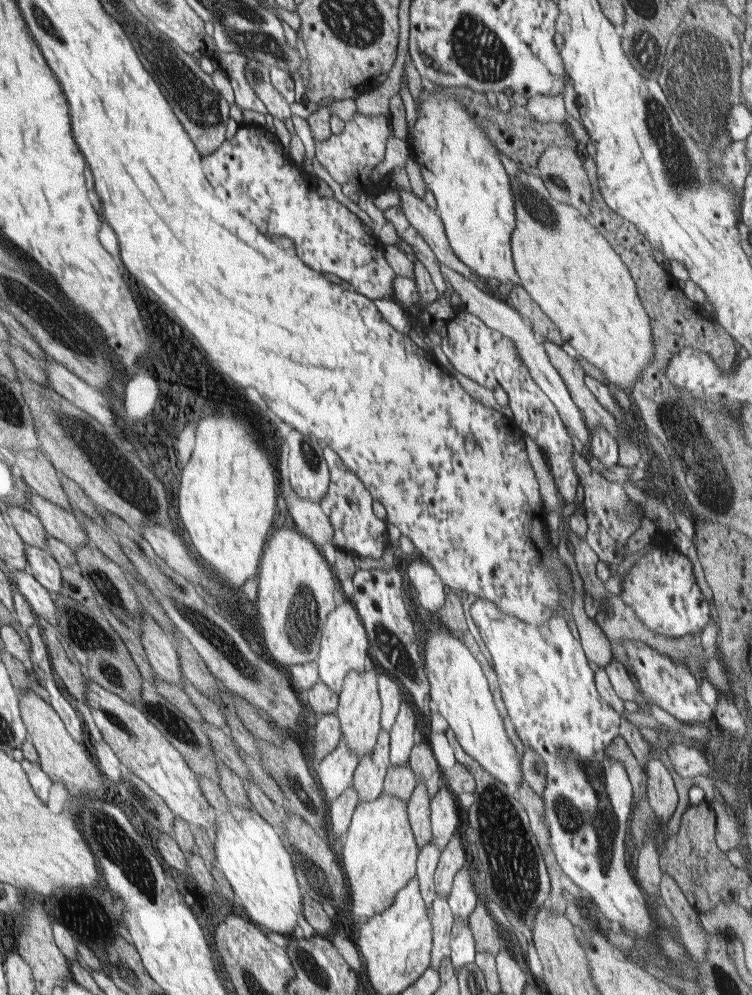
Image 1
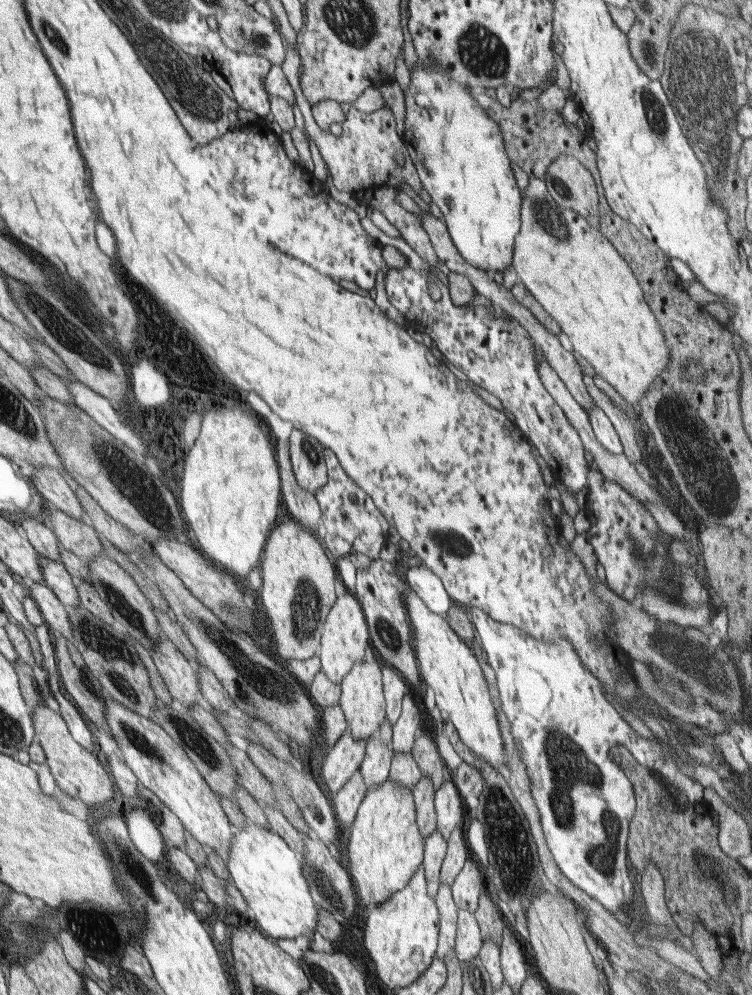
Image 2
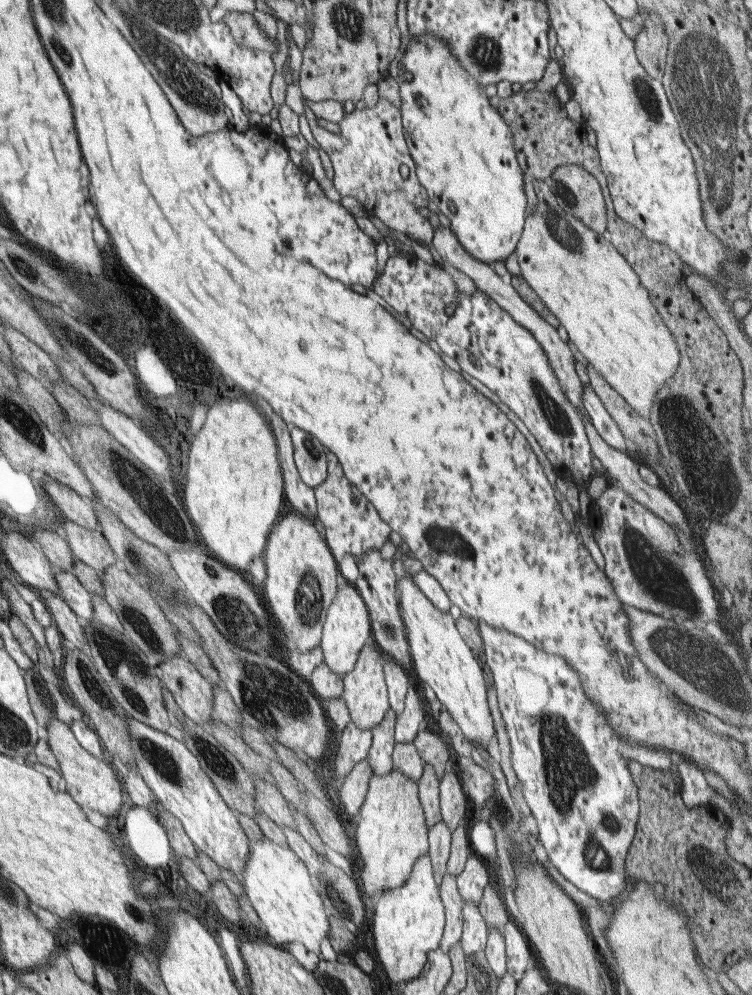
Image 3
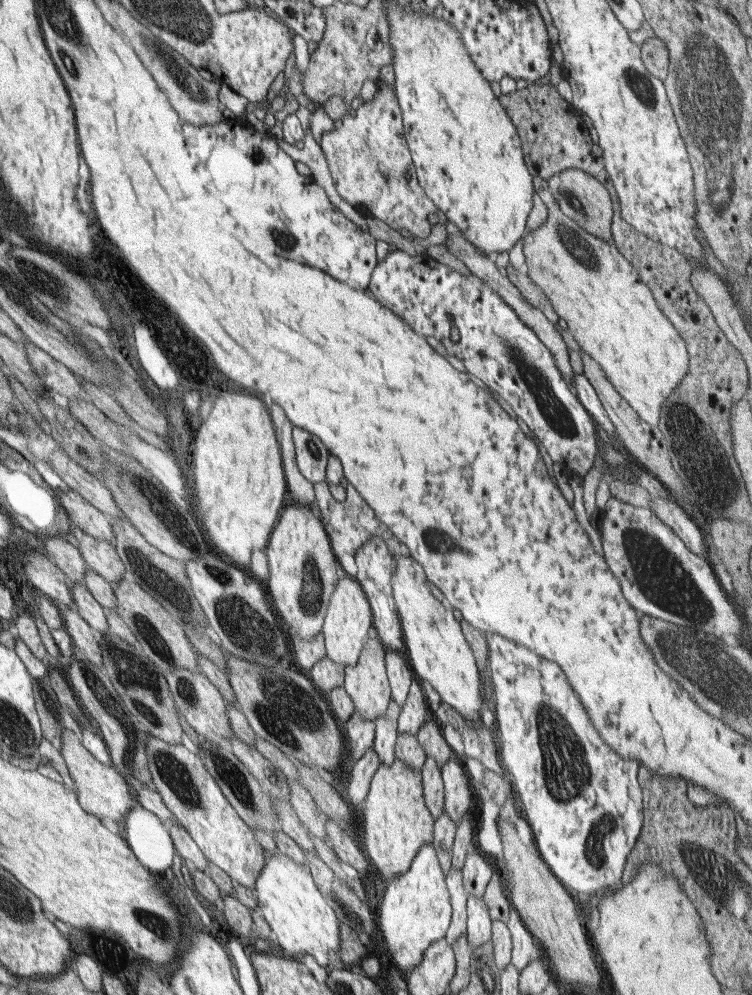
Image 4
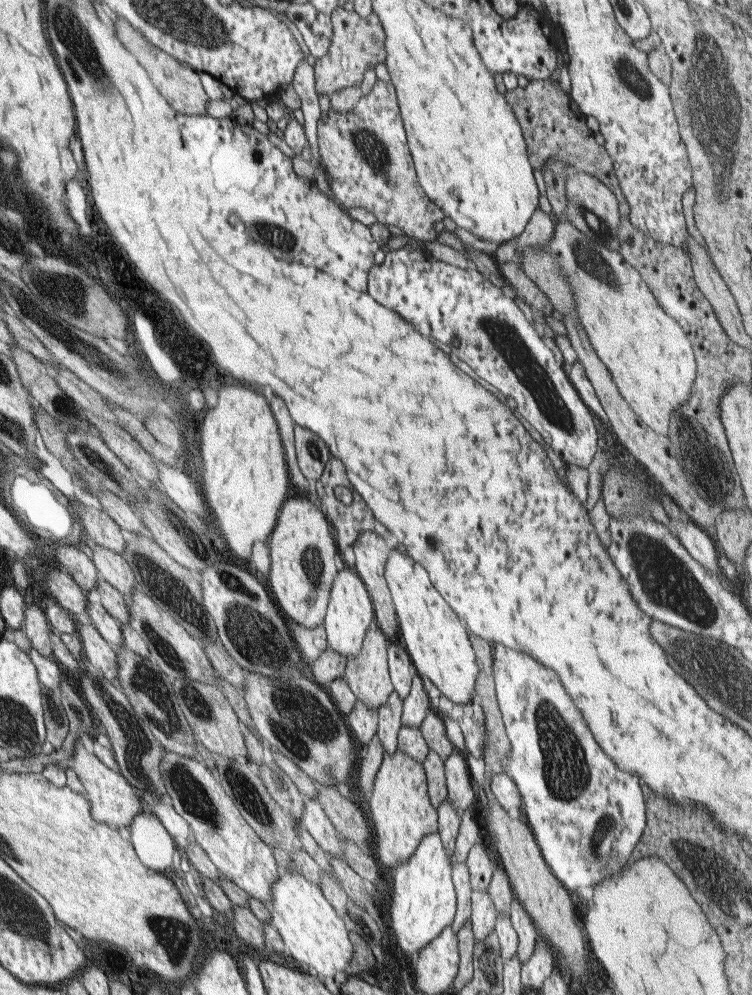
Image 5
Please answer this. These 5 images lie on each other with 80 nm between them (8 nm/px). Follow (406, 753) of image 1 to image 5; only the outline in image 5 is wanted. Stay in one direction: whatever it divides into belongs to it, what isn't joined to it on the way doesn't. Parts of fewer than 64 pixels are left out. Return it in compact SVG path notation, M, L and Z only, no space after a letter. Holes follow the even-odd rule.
M418 672L413 674L410 692L403 698L402 726L419 727L426 716L432 710L430 697L422 685L422 679Z

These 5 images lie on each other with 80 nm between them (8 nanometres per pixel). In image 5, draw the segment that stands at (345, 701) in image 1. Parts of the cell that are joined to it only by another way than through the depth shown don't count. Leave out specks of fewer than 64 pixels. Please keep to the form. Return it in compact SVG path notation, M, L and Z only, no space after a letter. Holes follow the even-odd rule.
M376 620L369 626L361 651L357 655L347 657L347 665L344 671L344 678L352 692L368 708L378 709L387 701L393 691L393 684L389 673L387 647L390 642L384 636L384 632L378 628Z

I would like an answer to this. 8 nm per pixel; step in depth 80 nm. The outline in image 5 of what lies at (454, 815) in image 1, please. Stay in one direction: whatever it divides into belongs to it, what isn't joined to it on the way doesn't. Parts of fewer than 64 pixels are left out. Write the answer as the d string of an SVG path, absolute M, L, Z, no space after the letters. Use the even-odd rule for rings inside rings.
M454 750L444 760L447 799L452 803L456 812L472 807L474 802L474 788L472 787L471 774L467 761L459 750Z

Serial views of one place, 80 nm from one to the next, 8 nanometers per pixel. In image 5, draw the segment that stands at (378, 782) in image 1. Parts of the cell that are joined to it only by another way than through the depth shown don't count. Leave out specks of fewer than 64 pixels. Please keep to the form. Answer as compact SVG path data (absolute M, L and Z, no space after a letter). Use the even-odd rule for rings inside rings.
M392 691L387 701L379 709L377 733L383 742L385 752L394 754L398 749L398 733L402 727L403 700Z

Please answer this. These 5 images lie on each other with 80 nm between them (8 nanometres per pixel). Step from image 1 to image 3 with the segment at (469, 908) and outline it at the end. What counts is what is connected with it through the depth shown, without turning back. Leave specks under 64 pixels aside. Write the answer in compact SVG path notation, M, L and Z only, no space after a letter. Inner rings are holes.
M472 853L467 858L464 870L457 874L458 890L464 902L470 901L478 904L484 887L491 881L490 872L484 864L483 858Z

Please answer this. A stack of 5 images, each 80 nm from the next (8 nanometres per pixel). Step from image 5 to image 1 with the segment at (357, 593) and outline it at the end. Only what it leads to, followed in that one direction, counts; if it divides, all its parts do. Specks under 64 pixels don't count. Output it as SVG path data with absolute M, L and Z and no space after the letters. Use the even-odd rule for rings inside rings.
M346 599L327 616L320 636L319 653L315 660L318 665L319 679L334 692L340 694L345 676L351 670L364 670L369 664L369 640L356 607Z

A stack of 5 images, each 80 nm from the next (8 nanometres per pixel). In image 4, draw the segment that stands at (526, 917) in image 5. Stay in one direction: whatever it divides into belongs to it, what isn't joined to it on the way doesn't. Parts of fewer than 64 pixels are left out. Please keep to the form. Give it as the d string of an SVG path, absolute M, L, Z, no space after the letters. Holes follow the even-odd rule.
M514 906L510 909L506 923L512 935L511 963L517 966L516 970L521 973L524 967L540 954L540 948L535 936L528 930Z

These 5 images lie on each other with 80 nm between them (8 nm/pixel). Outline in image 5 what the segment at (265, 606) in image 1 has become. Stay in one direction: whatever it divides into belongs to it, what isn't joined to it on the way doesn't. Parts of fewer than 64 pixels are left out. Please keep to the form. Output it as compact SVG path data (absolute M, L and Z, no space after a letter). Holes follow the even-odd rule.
M308 496L288 499L280 510L268 545L271 560L268 590L278 608L282 609L290 620L304 625L304 628L322 625L332 583L338 575L338 568L334 564L337 544L324 513L310 502Z

